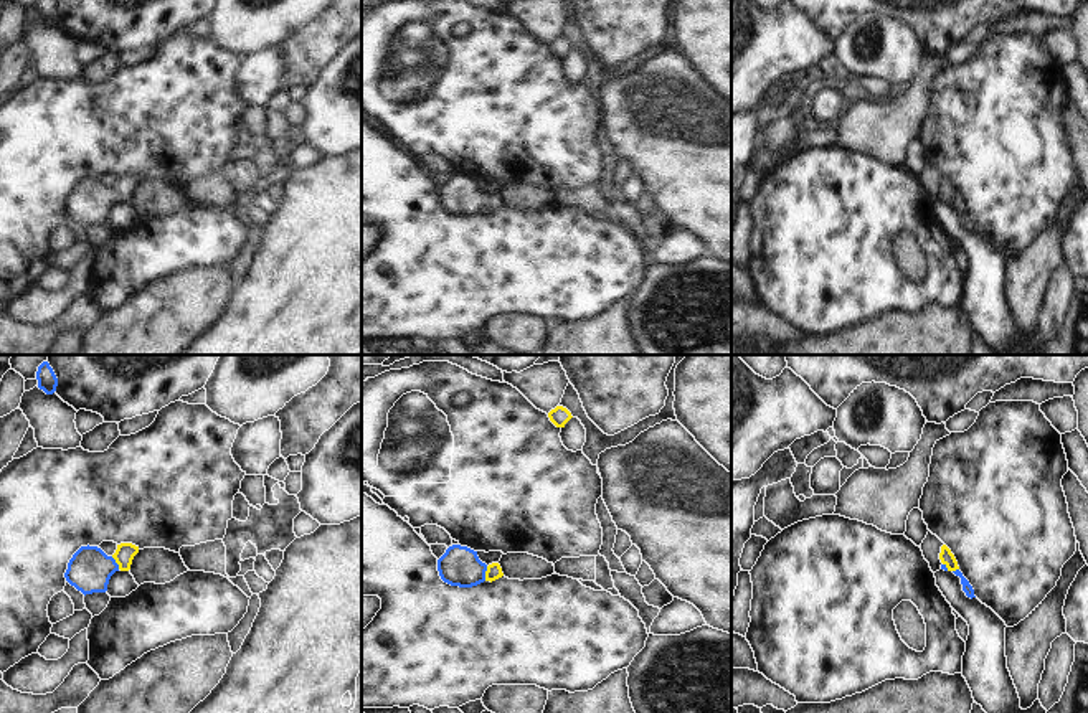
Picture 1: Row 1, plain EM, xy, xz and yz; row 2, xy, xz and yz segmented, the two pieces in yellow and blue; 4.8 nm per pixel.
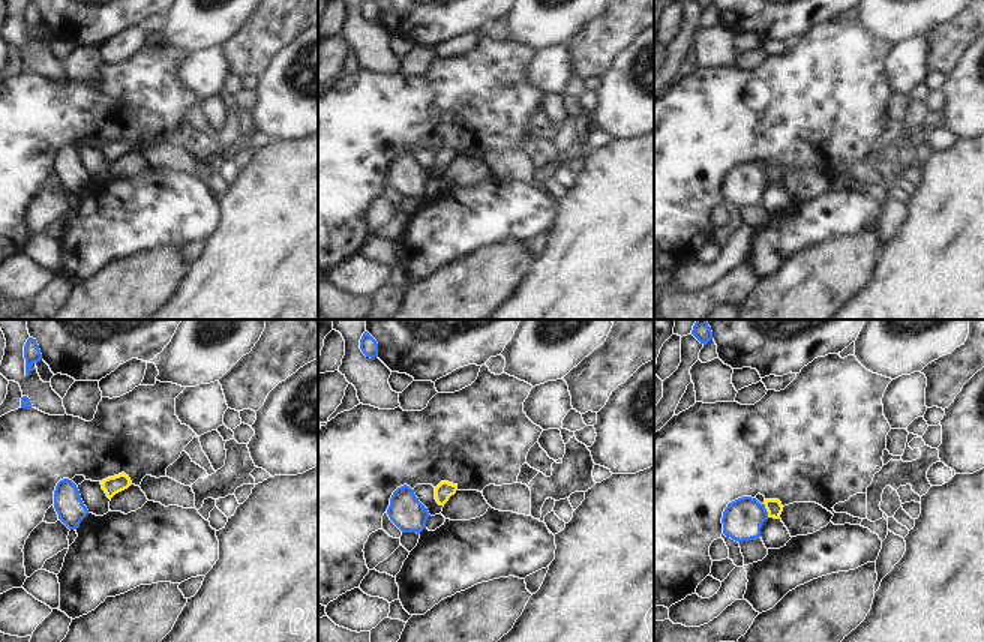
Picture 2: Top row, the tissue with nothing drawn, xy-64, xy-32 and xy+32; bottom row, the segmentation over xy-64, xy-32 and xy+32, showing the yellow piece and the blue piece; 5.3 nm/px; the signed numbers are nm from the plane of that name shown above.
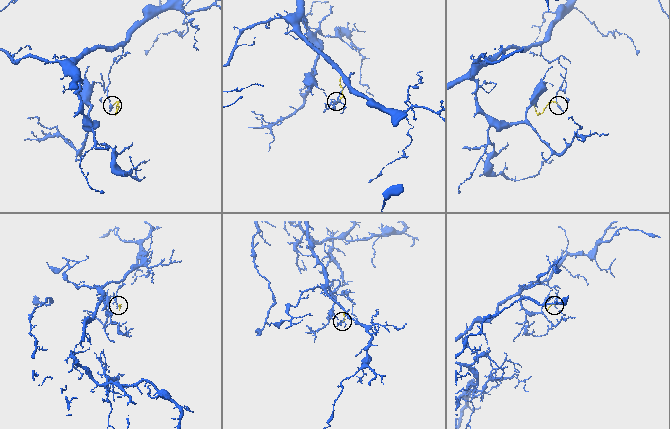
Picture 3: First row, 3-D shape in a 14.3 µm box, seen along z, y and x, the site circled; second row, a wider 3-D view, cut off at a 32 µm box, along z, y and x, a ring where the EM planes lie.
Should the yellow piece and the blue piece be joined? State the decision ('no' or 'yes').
yes

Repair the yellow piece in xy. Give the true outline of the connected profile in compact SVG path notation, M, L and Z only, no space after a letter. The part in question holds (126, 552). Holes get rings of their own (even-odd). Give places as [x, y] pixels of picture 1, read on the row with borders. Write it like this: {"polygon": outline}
{"polygon": "M121 543L112 556L97 546L81 546L68 563L66 581L84 596L106 593L111 576L116 571L129 571L139 546Z"}

